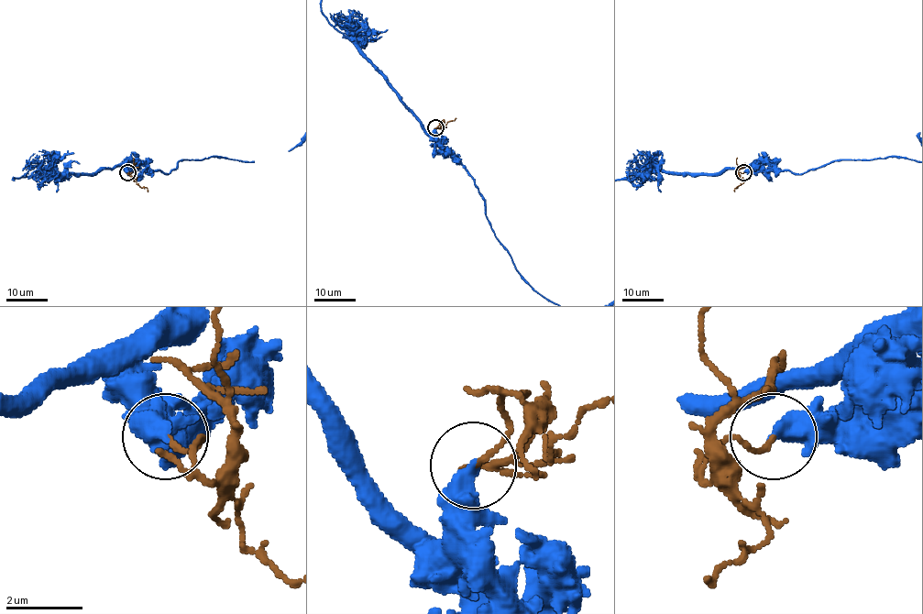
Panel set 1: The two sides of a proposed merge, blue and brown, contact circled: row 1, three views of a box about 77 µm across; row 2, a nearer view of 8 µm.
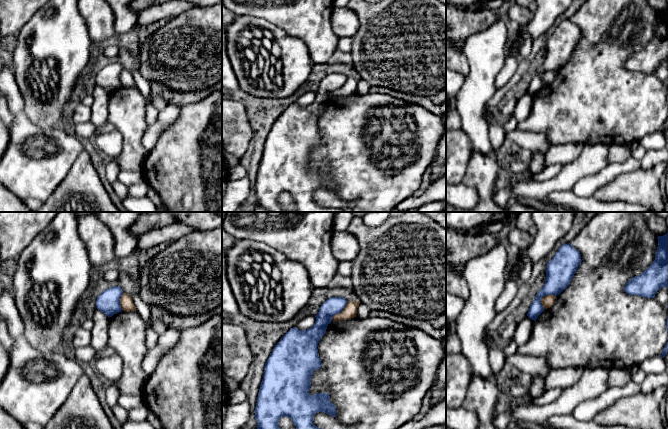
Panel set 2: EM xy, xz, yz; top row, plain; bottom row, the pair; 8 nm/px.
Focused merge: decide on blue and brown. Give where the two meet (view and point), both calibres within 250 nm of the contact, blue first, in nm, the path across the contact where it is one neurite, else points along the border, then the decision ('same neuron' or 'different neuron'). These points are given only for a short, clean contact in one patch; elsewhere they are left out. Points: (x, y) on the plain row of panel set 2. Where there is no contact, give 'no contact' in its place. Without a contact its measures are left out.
yz (543, 72) | 220/100 nm | along yz (555, 71), (545, 71), (541, 75), (543, 84) | different neuron

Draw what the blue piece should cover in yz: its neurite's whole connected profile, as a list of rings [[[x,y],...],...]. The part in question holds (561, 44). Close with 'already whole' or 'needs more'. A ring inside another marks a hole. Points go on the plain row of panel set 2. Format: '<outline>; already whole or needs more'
[[[570,19],[563,20],[547,39],[545,60],[537,69],[527,92],[536,97],[544,87],[541,75],[546,71],[559,71],[572,57],[581,40],[581,31]]]; already whole

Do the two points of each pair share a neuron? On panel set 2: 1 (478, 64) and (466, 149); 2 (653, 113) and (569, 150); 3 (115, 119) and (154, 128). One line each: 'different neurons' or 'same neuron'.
1: different neurons
2: different neurons
3: different neurons

